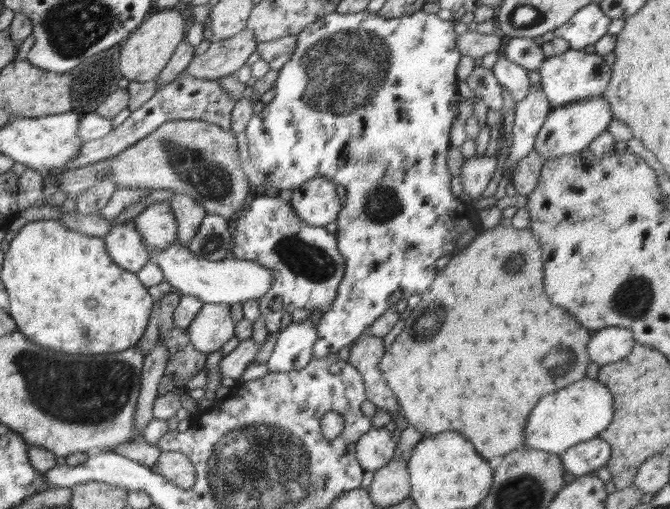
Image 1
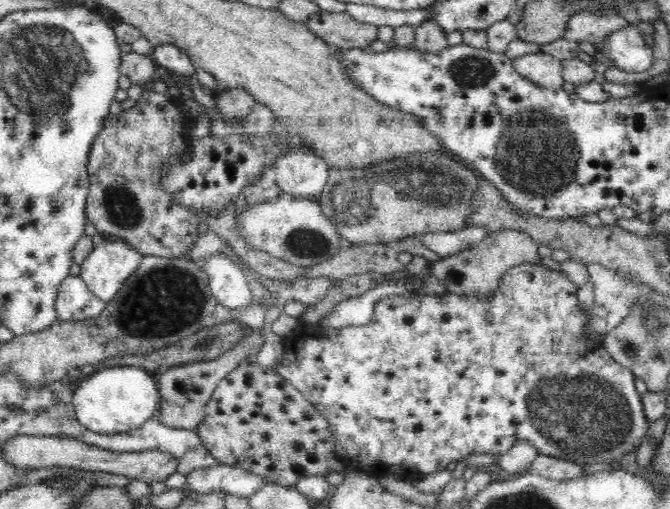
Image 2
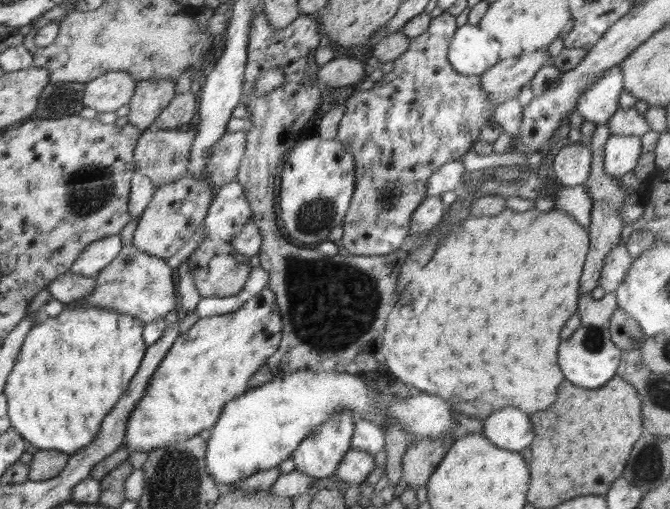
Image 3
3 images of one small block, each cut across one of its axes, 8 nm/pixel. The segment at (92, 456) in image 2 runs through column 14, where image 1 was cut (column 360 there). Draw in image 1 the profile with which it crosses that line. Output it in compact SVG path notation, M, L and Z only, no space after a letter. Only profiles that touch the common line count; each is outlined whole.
M386 427L372 428L357 442L355 457L365 471L378 470L393 459L397 436Z

